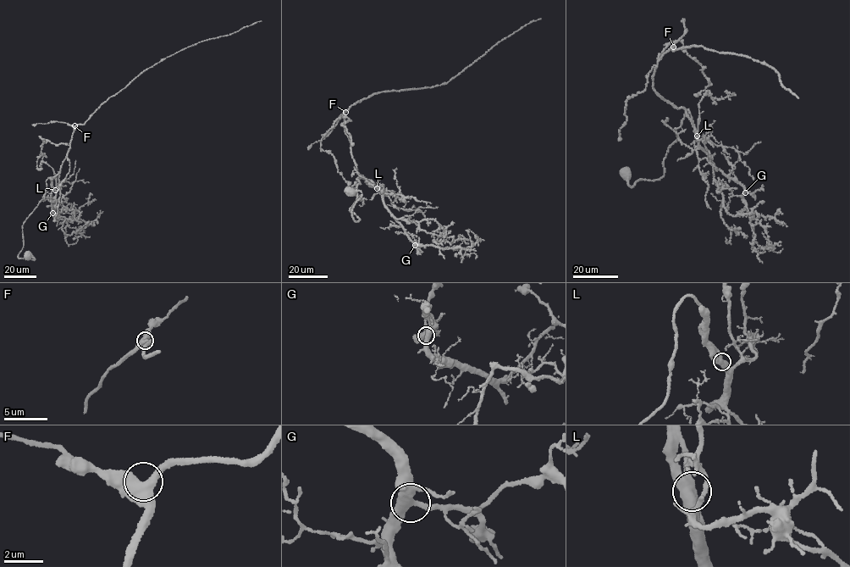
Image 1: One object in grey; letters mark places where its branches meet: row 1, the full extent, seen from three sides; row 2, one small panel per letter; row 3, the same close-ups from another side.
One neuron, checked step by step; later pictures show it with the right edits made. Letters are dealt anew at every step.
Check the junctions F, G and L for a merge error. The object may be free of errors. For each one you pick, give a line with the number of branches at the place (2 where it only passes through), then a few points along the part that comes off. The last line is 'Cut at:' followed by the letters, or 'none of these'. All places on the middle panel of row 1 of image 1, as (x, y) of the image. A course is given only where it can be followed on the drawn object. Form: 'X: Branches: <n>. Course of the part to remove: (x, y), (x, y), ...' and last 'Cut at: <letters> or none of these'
Cut at: none of these

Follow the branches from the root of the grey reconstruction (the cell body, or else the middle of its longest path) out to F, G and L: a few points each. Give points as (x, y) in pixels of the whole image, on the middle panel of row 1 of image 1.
F: (350, 190), (361, 194), (351, 212), (357, 221), (349, 209), (356, 179), (366, 180), (344, 131), (345, 112)
G: (350, 190), (361, 194), (354, 220), (360, 219), (349, 209), (359, 177), (381, 192), (415, 245)
L: (350, 190), (361, 194), (351, 212), (357, 221), (349, 209), (357, 196), (360, 184), (356, 179), (377, 188)

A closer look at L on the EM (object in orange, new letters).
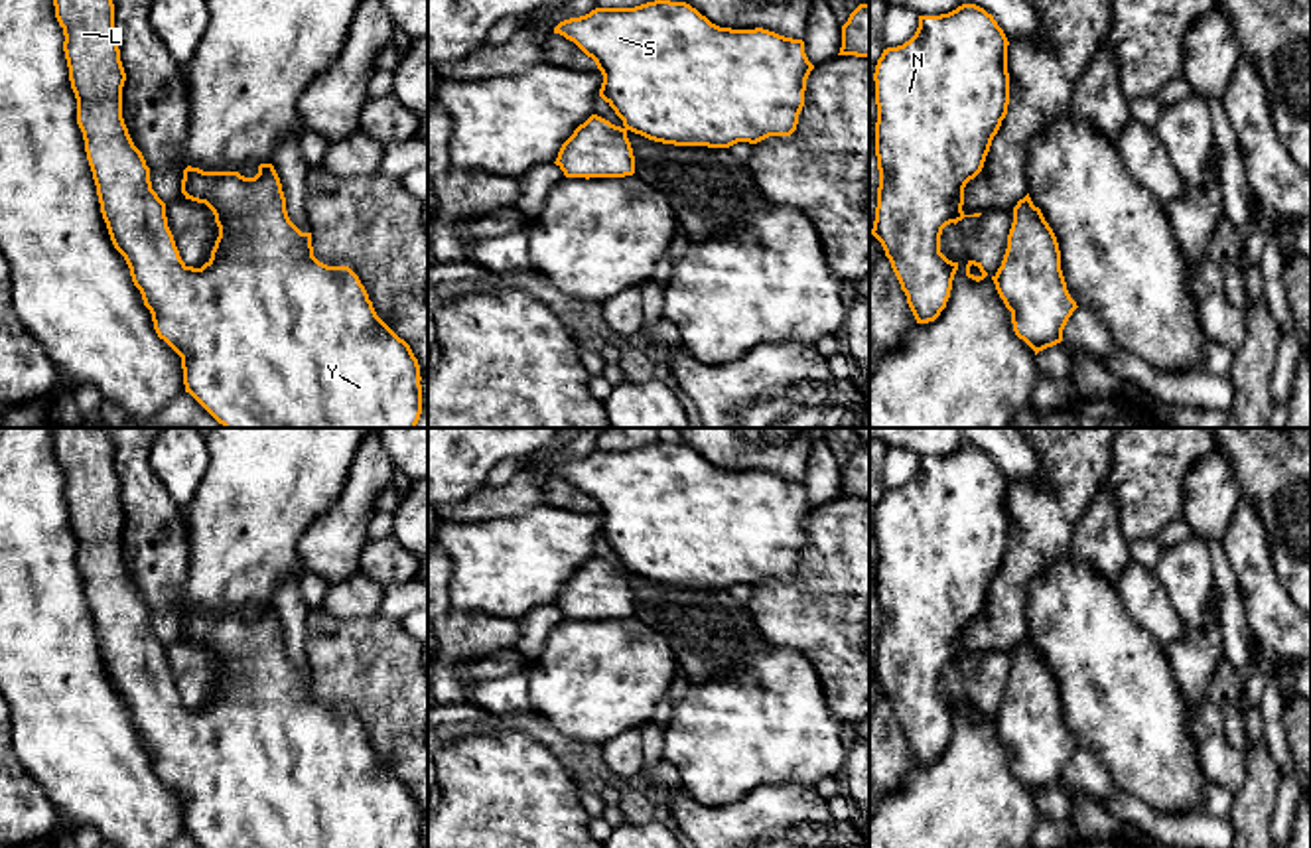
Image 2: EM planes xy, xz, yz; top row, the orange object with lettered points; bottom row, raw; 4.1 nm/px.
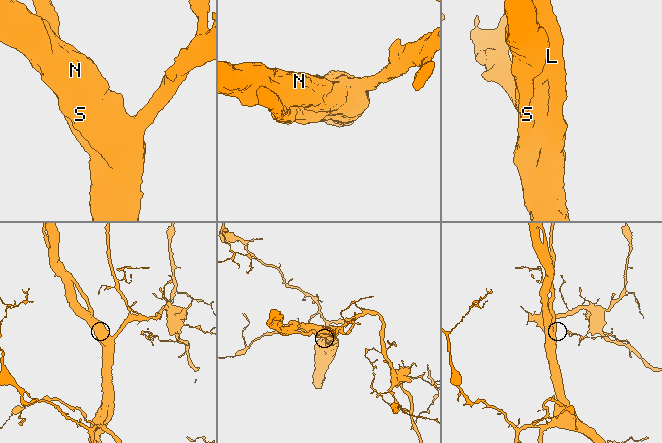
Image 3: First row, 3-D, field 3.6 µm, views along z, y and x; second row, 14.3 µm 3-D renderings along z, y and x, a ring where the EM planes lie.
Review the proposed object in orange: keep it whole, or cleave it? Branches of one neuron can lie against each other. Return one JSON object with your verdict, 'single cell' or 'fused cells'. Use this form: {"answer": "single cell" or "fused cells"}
{"answer": "single cell"}

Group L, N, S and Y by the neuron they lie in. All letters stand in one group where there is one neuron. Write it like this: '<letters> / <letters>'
L N S Y

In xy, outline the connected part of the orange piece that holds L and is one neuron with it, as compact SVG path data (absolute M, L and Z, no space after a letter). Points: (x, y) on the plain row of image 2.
M51 428L51 432L55 459L65 477L63 493L77 540L77 566L103 661L152 755L158 779L181 799L185 834L201 848L422 848L420 807L410 787L377 757L365 728L349 708L327 708L313 698L311 674L302 674L290 663L272 605L260 605L254 619L191 607L183 611L181 635L213 653L219 678L211 700L201 710L181 702L168 669L166 645L152 631L150 609L122 560L126 515L114 471L112 440L104 428Z

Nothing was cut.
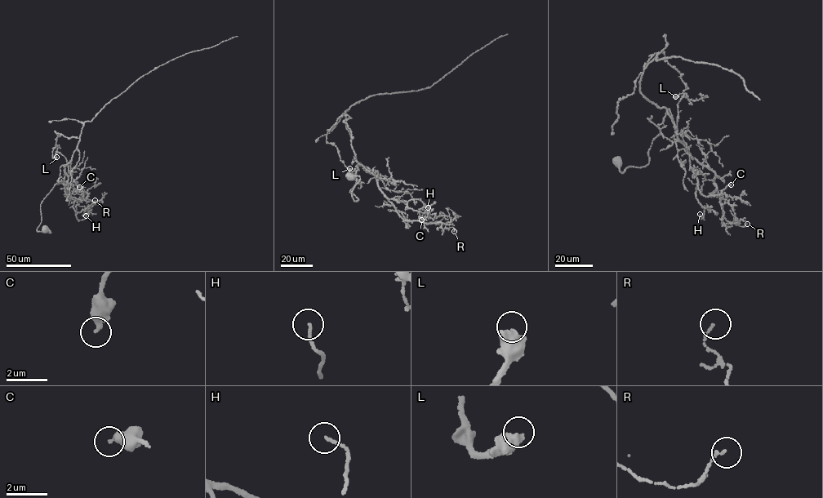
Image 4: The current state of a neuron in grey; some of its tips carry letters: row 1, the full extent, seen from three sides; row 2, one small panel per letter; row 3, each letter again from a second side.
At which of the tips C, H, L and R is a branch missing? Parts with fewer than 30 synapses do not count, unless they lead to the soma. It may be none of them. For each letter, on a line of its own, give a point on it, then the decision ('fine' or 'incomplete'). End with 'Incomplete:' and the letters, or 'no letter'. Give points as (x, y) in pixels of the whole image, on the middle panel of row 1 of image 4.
C: (421, 220) | fine
H: (428, 207) | fine
L: (349, 168) | fine
R: (454, 231) | fine
Incomplete: no letter

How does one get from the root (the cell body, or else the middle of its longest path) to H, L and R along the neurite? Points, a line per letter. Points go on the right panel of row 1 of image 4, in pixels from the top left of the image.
H: (616, 162), (621, 172), (647, 164), (669, 108), (698, 181), (702, 219), (700, 214)
L: (616, 162), (647, 164), (671, 117), (640, 91), (655, 53), (687, 86), (675, 96)
R: (616, 162), (621, 172), (647, 164), (669, 108), (677, 139), (715, 173), (731, 222), (747, 224)

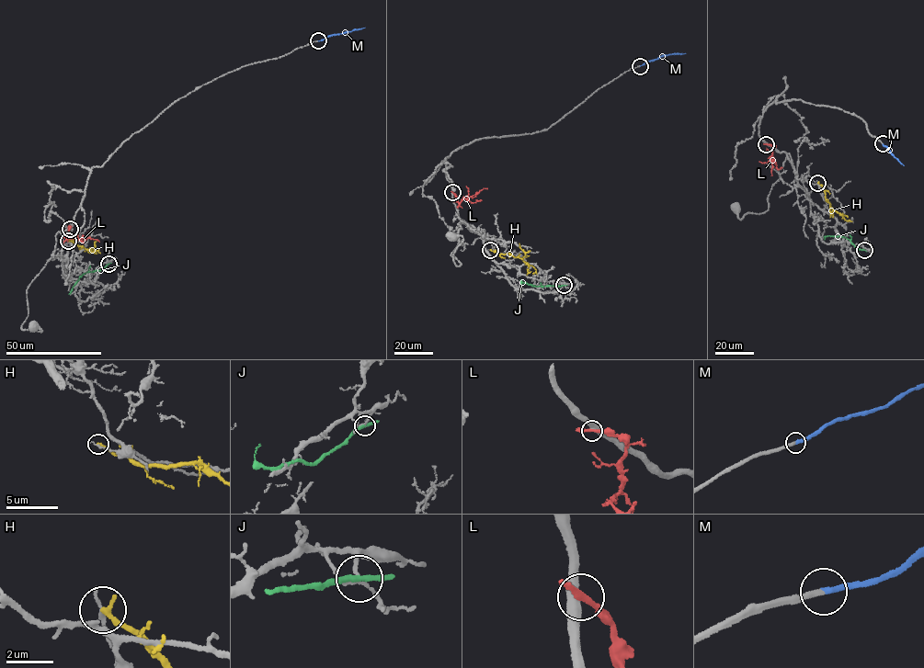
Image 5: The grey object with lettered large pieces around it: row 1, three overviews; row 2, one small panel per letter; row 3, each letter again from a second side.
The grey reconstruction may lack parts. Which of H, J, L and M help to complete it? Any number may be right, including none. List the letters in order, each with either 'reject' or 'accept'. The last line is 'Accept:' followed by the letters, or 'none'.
H: reject
J: reject
L: reject
M: accept
Accept: M

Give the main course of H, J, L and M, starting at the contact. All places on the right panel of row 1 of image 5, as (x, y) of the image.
H: (817, 183), (824, 188), (831, 208), (846, 220), (849, 220), (848, 221)
J: (864, 250), (856, 247), (842, 236), (826, 235), (825, 239)
L: (766, 144), (772, 146), (771, 175)
M: (883, 143), (903, 165)

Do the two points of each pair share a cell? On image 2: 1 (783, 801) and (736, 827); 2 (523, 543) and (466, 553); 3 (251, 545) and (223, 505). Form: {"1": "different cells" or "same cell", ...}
{"1": "same cell", "2": "same cell", "3": "same cell"}

